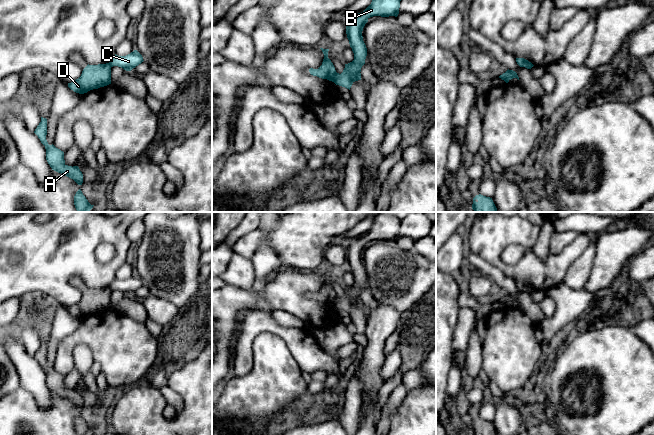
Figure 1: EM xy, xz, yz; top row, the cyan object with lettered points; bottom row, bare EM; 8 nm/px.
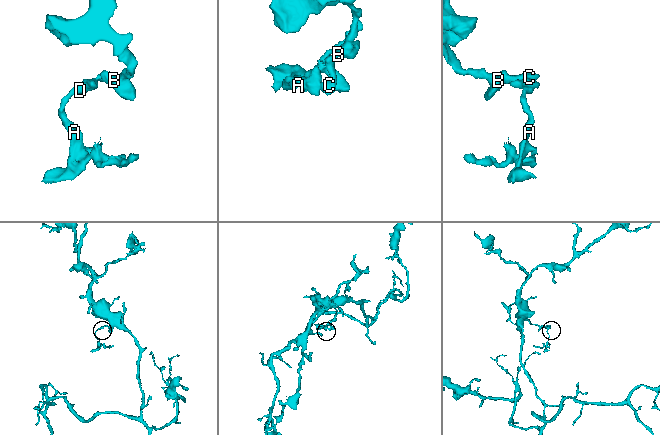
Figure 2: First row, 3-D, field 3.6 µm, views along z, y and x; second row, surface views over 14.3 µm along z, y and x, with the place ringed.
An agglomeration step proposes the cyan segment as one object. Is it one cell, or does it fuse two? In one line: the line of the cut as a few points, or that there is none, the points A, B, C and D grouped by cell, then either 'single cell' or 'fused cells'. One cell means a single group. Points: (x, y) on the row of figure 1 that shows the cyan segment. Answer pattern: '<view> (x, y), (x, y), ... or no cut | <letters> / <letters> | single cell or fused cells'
xz (336, 72), (333, 81) | A D / B C | fused cells

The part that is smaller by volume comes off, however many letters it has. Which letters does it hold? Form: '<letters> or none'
A, D

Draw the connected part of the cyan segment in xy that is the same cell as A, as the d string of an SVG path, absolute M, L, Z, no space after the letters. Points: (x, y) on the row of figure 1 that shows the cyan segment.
M41 117L41 122L35 129L34 133L38 136L41 143L46 149L46 160L52 170L64 174L73 179L78 185L83 183L83 174L78 166L68 166L65 164L64 152L56 148L53 144L49 145L46 140L47 135L47 119Z

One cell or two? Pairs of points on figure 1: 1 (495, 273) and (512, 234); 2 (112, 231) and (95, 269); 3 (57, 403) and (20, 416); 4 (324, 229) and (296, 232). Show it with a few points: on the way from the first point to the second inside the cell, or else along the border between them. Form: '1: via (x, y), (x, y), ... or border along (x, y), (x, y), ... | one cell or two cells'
1: border along (477, 255), (496, 266), (515, 282) | two cells
2: via (101, 235), (90, 246), (90, 258) | one cell
3: via (50, 413), (47, 416), (30, 416) | one cell
4: via (317, 229), (308, 229), (303, 232) | one cell

